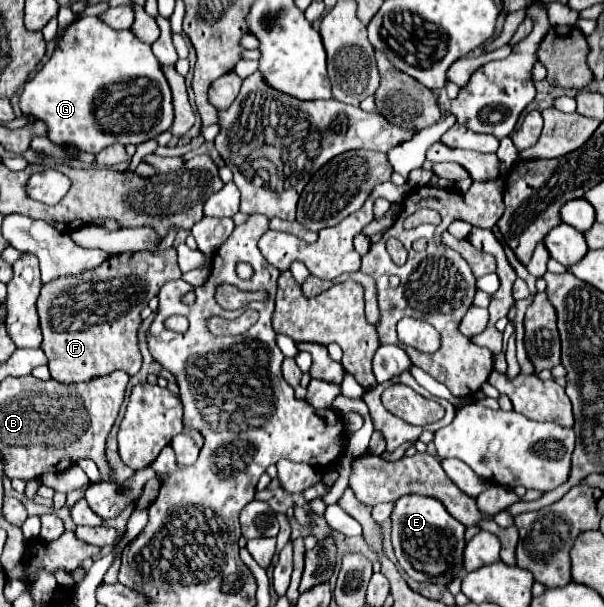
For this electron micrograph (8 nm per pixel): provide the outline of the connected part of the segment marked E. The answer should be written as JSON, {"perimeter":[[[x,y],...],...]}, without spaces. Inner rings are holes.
{"perimeter":[[[407,494],[395,502],[393,508],[393,548],[399,566],[417,582],[449,584],[457,576],[463,576],[463,552],[465,552],[465,526],[457,522],[441,502],[429,496]]]}

